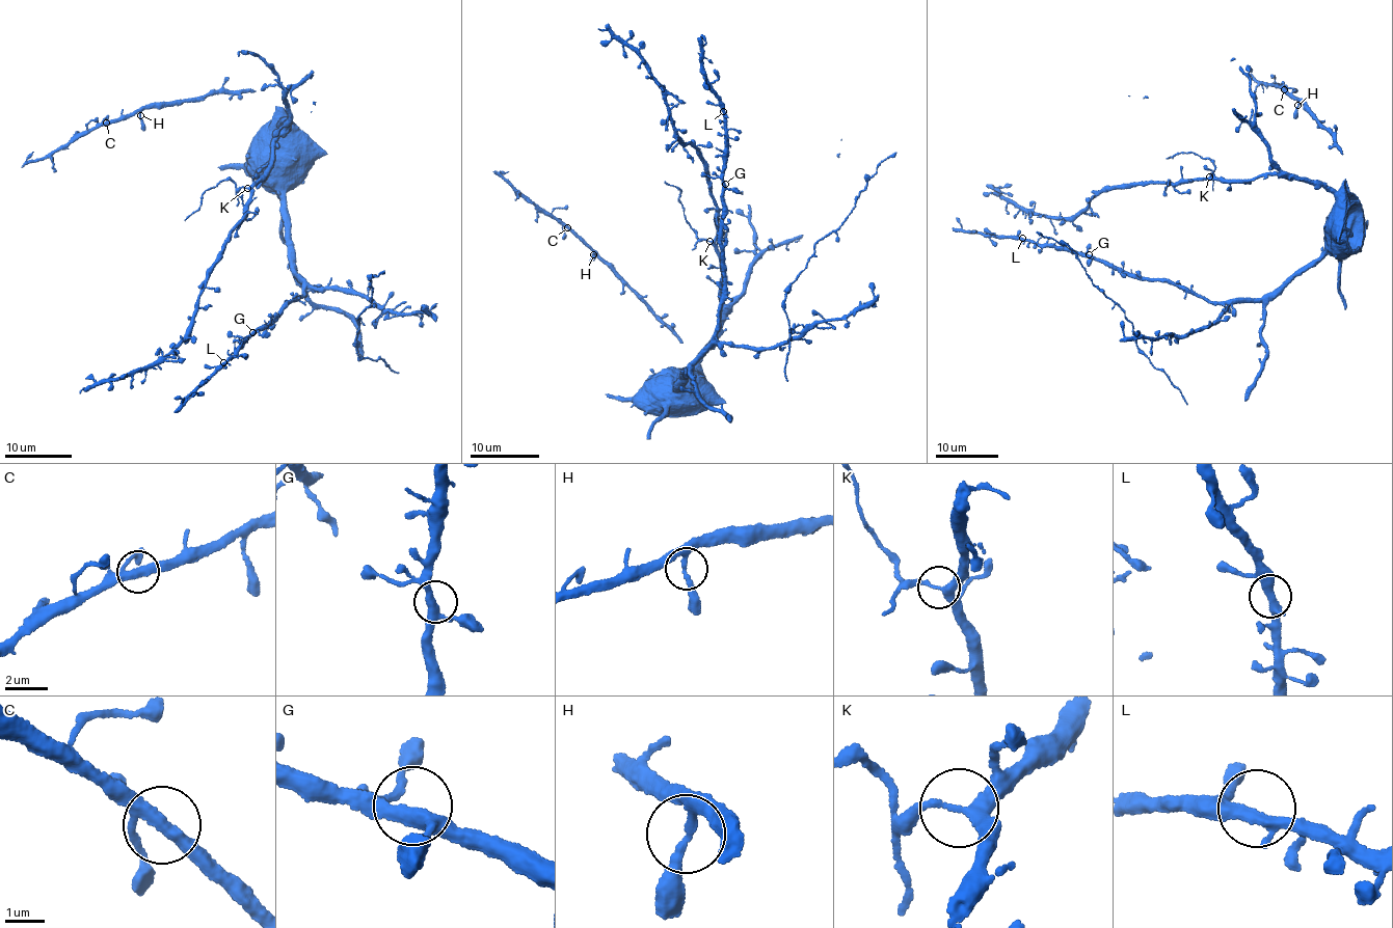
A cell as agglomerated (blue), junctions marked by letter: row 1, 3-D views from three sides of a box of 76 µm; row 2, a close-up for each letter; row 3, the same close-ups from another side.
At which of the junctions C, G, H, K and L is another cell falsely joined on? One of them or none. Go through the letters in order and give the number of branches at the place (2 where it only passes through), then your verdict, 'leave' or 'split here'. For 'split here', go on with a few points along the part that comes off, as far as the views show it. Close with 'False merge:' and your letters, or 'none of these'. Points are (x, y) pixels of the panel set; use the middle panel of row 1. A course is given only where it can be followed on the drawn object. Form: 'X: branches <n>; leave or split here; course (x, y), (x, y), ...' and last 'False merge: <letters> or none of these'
C: branches 3; leave
G: branches 3; leave
H: branches 3; leave
K: branches 3; split here; course (710, 241), (698, 240), (685, 219), (682, 203), (678, 200), (680, 190), (665, 181)
L: branches 3; leave
False merge: K

